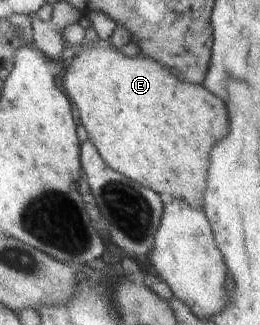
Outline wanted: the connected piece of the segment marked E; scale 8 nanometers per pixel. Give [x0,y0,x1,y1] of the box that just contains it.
[61,42,229,208]

